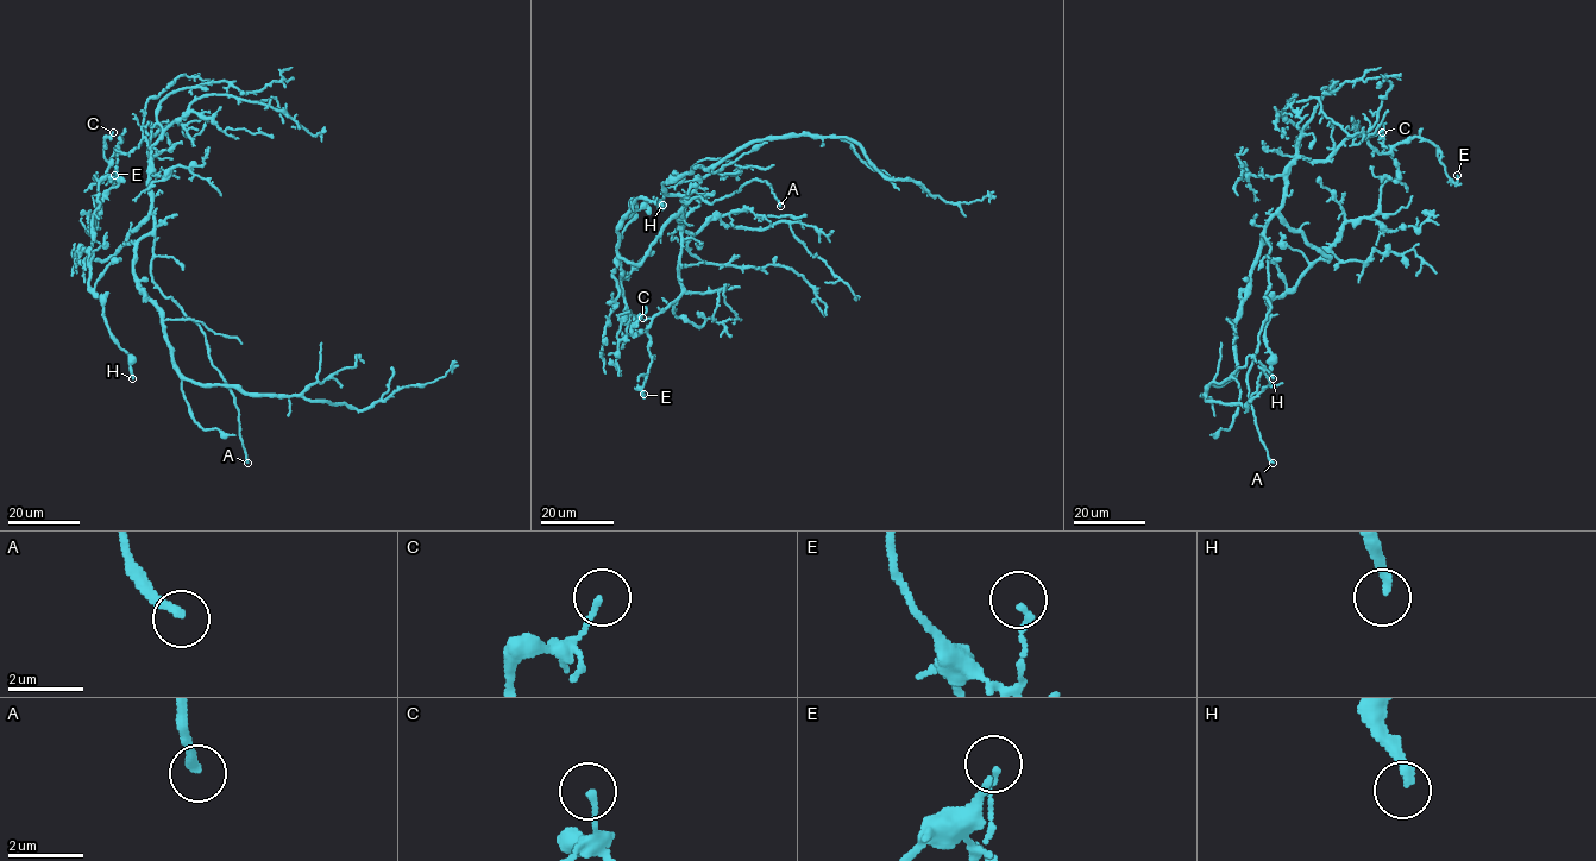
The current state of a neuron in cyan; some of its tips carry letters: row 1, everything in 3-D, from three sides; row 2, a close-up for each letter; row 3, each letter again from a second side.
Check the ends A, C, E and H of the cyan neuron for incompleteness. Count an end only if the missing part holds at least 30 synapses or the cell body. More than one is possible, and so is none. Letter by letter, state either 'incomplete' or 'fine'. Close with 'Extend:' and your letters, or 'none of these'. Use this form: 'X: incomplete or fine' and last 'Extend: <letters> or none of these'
A: incomplete
C: fine
E: fine
H: fine
Extend: A

